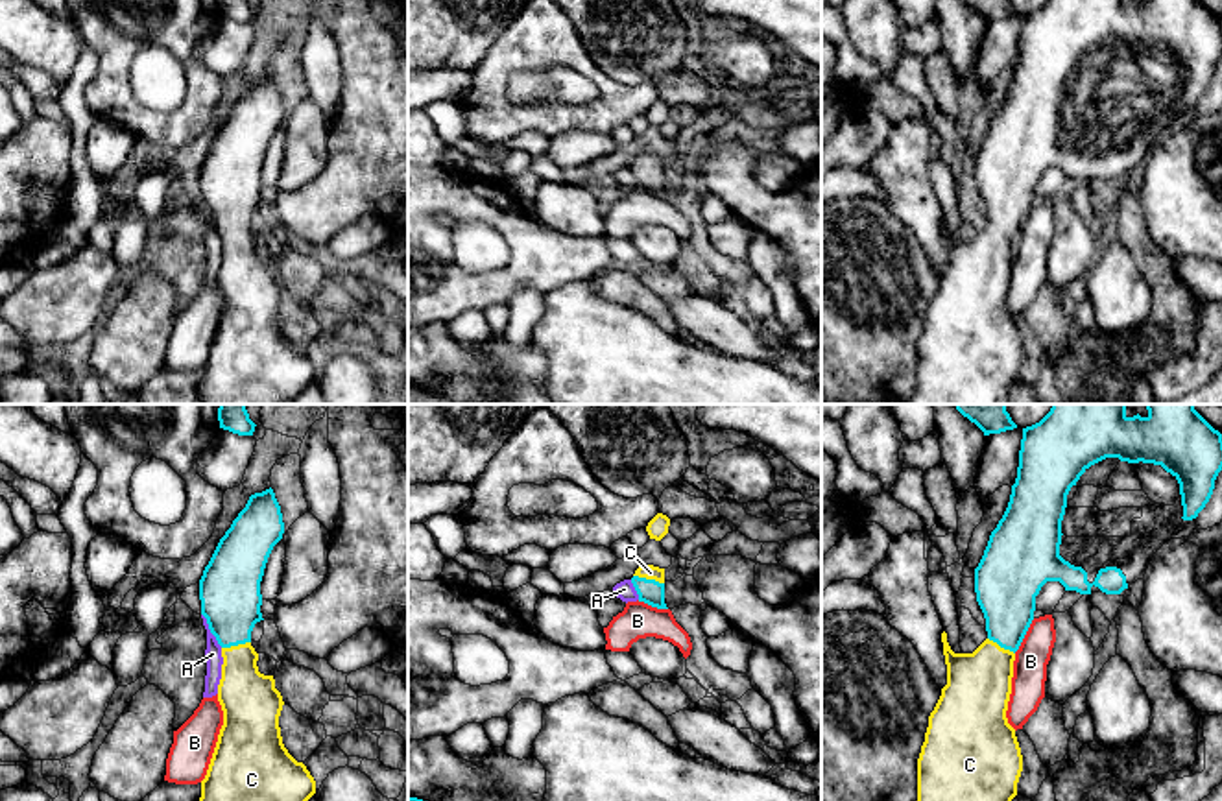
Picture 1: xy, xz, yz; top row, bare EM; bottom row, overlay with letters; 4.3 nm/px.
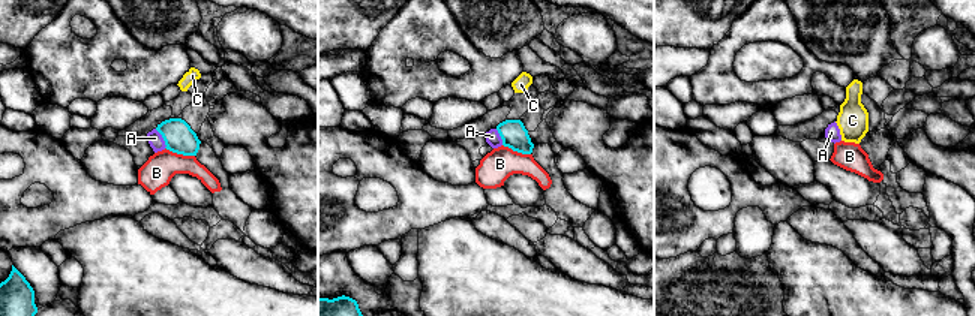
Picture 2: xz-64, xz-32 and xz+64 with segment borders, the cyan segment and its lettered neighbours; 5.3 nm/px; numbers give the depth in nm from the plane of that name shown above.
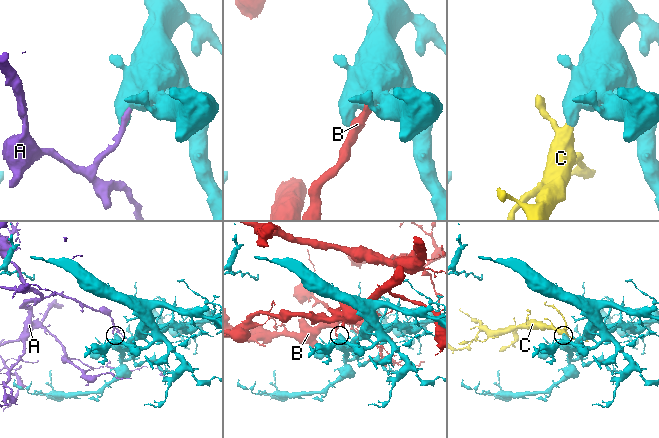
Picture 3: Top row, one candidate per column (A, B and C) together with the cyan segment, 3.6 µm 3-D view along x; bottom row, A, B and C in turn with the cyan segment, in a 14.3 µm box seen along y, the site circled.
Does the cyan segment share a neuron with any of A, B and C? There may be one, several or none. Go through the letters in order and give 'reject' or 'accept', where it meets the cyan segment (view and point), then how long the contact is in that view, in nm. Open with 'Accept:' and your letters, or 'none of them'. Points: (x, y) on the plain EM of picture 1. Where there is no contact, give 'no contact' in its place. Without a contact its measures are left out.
Accept: C
A: reject; meets cyan in xy at (209, 215); contact 180 nm long
B: reject; meets cyan in yz at (1025, 220); contact 180 nm long
C: accept; meets cyan in xz at (648, 167); contact 140 nm long

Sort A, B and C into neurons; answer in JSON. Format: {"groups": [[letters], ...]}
{"groups": [["A"], ["B"], ["C"]]}

